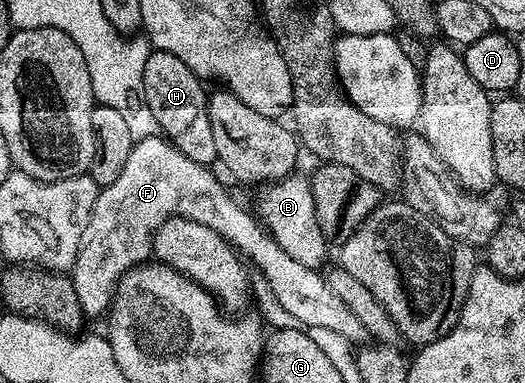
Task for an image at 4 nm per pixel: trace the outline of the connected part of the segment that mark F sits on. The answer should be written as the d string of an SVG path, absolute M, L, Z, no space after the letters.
M161 135L149 136L135 143L134 149L128 154L128 162L124 162L124 170L120 170L120 178L116 178L116 182L105 185L99 191L96 206L92 206L88 226L82 235L82 245L72 269L72 279L76 298L80 298L83 317L105 317L109 313L122 276L151 259L156 230L171 216L179 216L185 220L200 222L200 226L208 226L216 230L216 234L226 239L231 248L241 253L251 265L254 263L262 271L259 272L261 277L266 279L274 294L274 304L282 307L294 319L291 321L306 328L324 326L324 330L332 330L335 334L340 334L340 338L348 338L352 346L365 345L368 337L363 323L356 318L356 314L352 314L352 310L348 310L348 306L344 306L343 300L337 294L332 294L325 275L317 268L300 266L296 258L284 254L282 247L275 242L259 219L252 212L251 214L245 212L230 197L229 190L210 171L207 165L192 162L192 158L180 154L180 150Z

